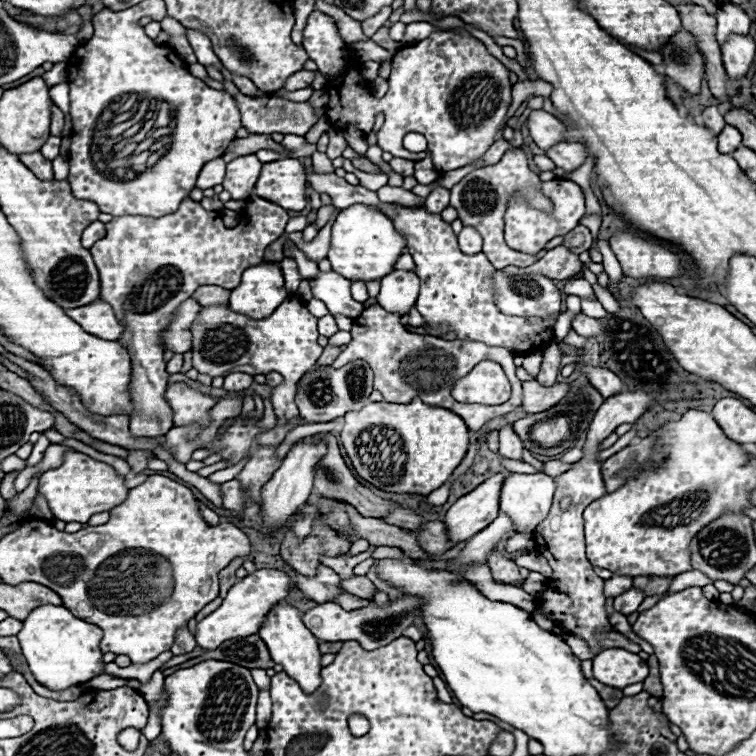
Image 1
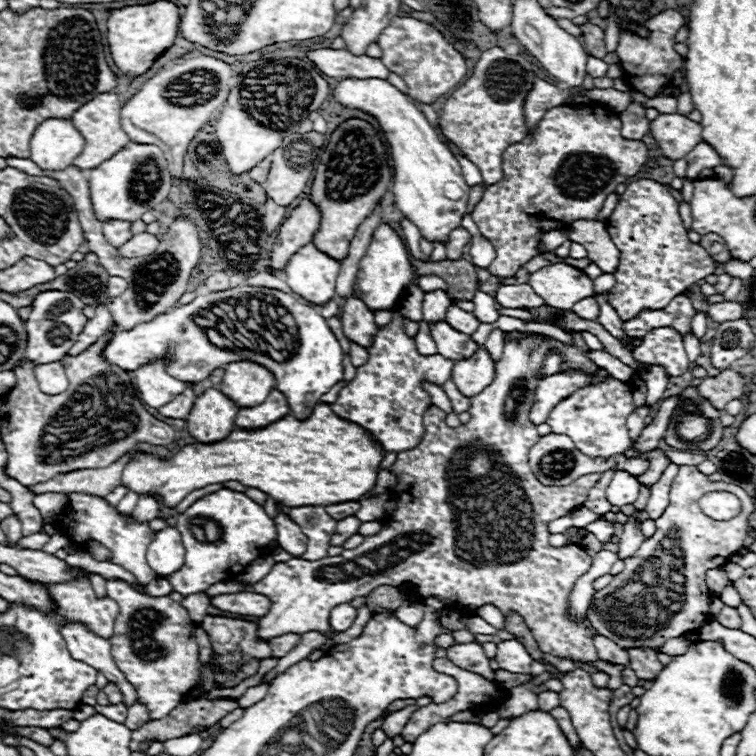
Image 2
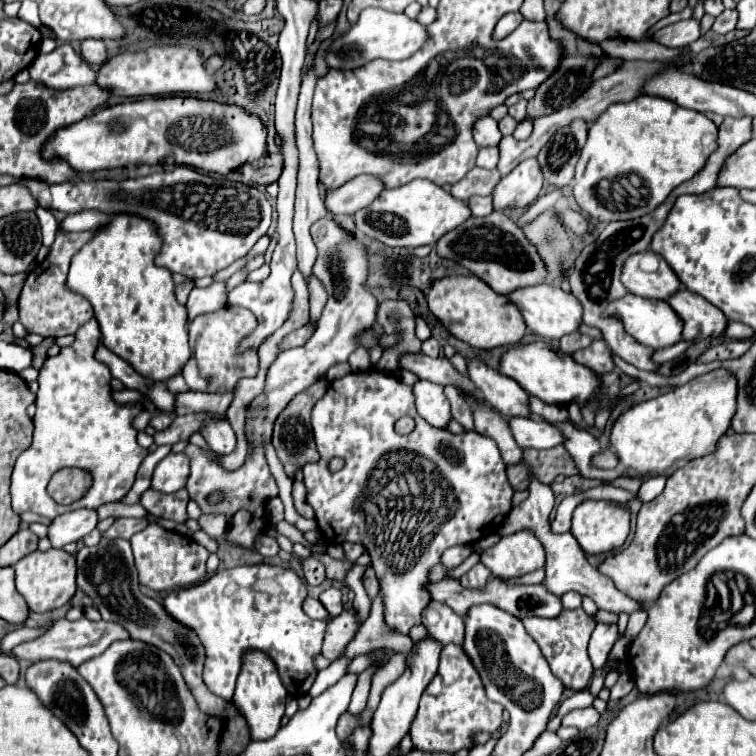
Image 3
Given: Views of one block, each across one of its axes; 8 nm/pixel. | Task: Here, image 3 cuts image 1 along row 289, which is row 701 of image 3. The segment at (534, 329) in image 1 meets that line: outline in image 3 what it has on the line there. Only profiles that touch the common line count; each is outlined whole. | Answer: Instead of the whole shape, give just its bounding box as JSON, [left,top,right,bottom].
[410,646,502,754]

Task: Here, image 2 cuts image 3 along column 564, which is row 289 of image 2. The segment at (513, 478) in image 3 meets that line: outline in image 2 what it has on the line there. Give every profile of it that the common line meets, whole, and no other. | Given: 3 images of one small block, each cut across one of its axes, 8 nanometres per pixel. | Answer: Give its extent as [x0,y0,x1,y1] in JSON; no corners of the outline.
[416,260,478,298]

